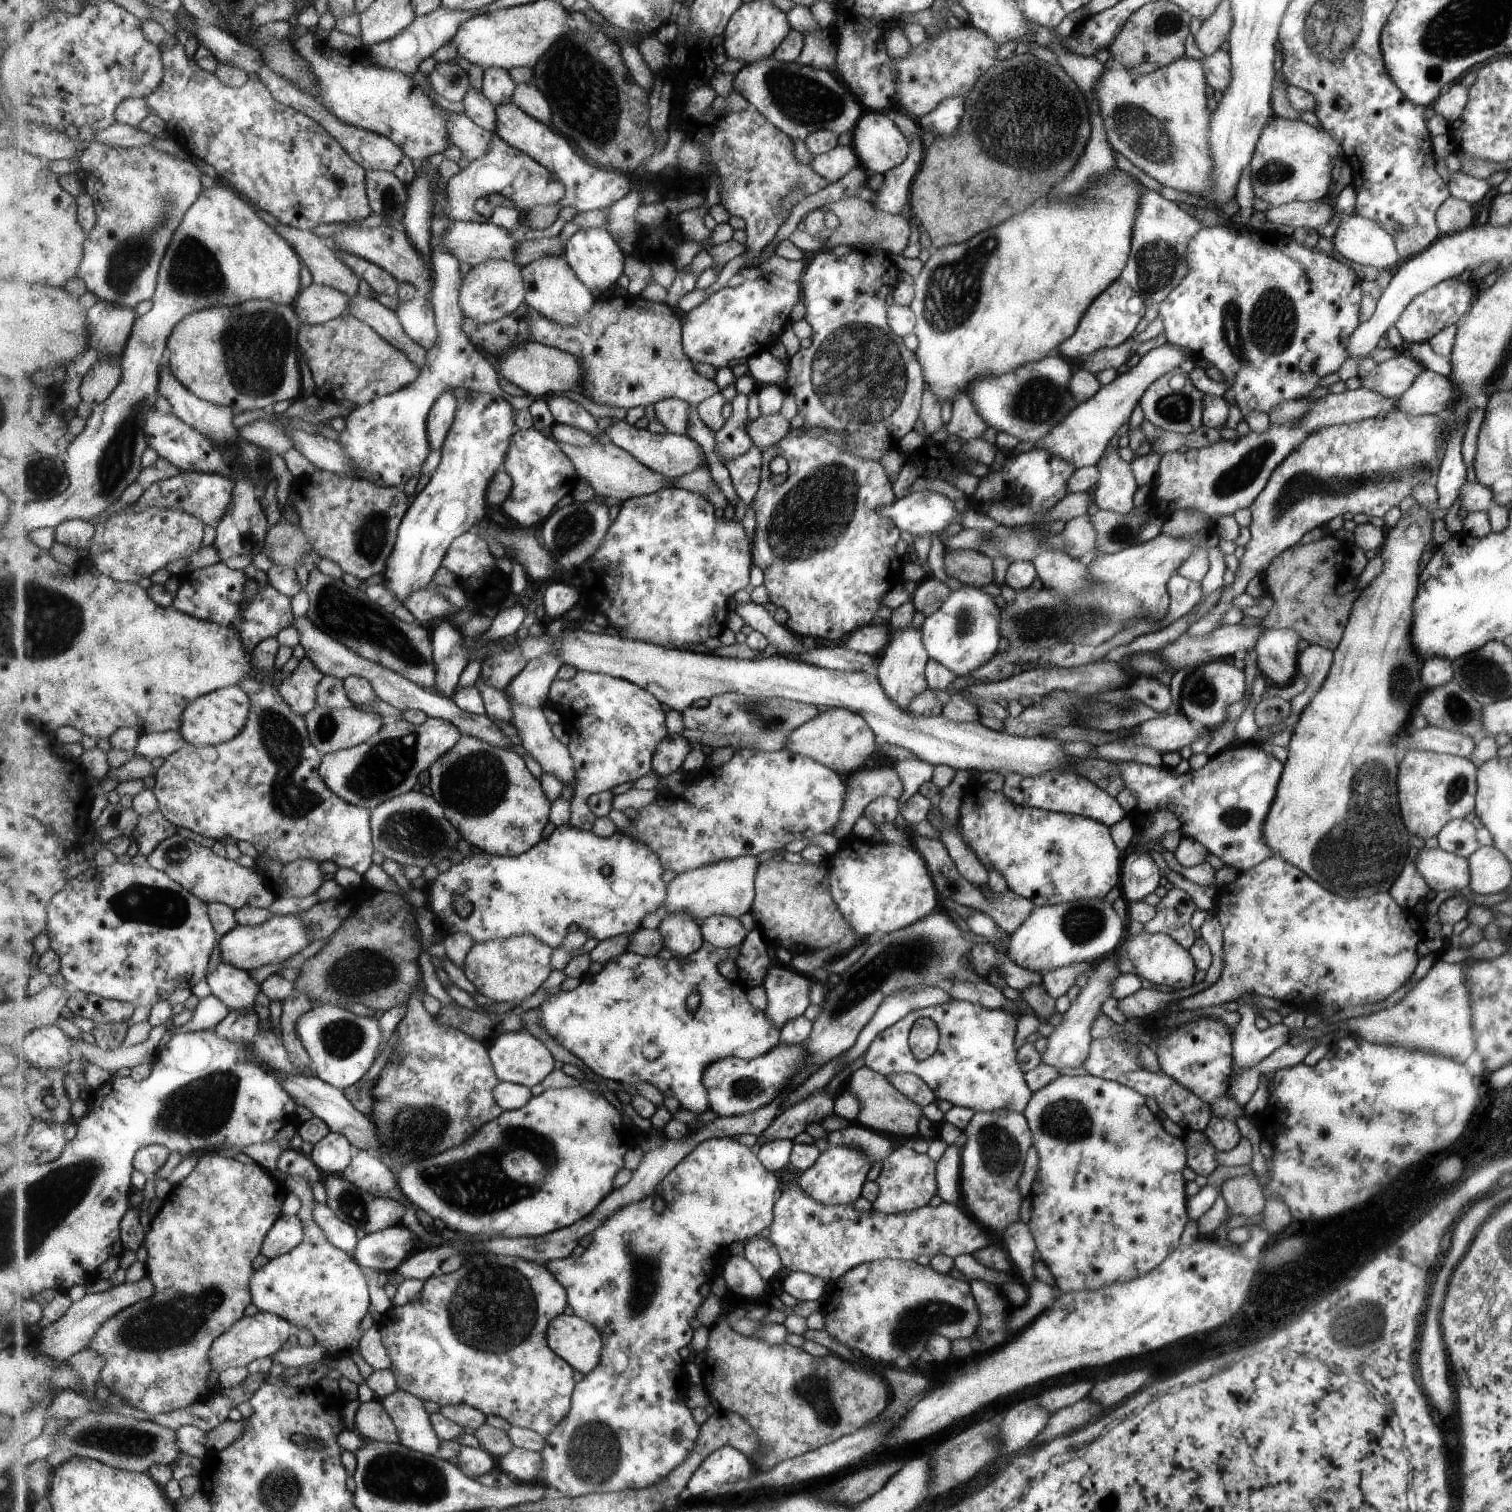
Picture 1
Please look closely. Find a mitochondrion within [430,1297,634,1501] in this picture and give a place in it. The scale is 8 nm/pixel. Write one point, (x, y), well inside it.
(593, 1453)

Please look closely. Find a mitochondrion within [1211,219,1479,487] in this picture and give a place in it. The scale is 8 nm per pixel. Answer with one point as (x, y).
(1269, 325)

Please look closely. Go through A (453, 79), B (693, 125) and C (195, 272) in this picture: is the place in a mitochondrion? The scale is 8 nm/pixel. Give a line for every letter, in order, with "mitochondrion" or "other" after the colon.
A: mitochondrion
B: other
C: mitochondrion

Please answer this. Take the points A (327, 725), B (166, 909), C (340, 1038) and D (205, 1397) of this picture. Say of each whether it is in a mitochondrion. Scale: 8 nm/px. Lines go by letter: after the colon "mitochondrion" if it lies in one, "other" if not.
A: mitochondrion
B: mitochondrion
C: mitochondrion
D: other

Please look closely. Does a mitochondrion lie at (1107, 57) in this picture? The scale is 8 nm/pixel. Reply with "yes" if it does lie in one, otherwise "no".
no

